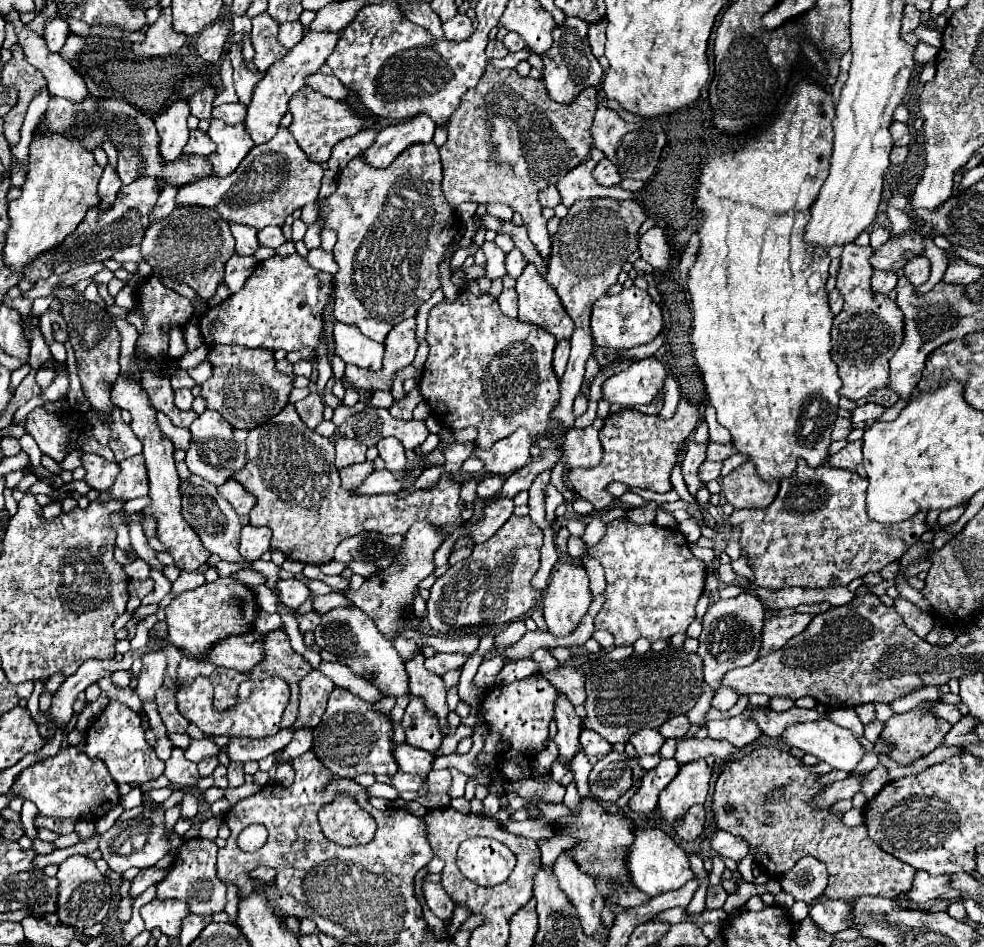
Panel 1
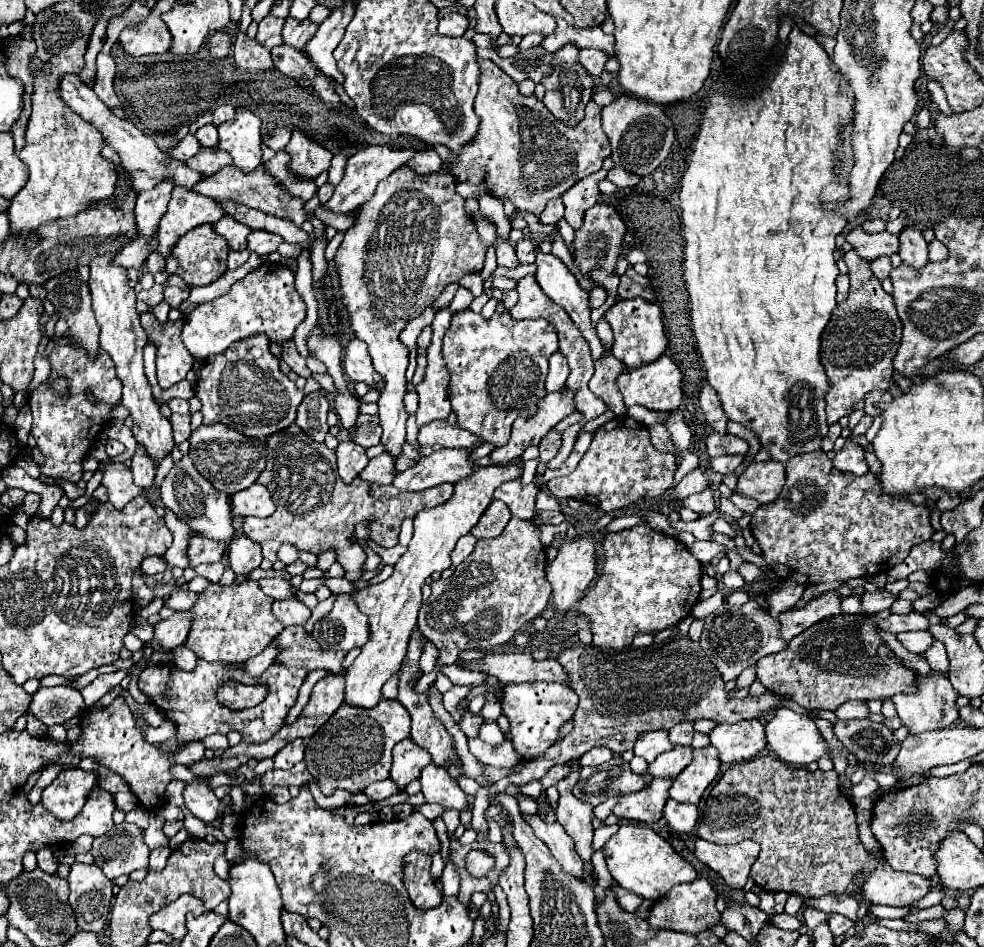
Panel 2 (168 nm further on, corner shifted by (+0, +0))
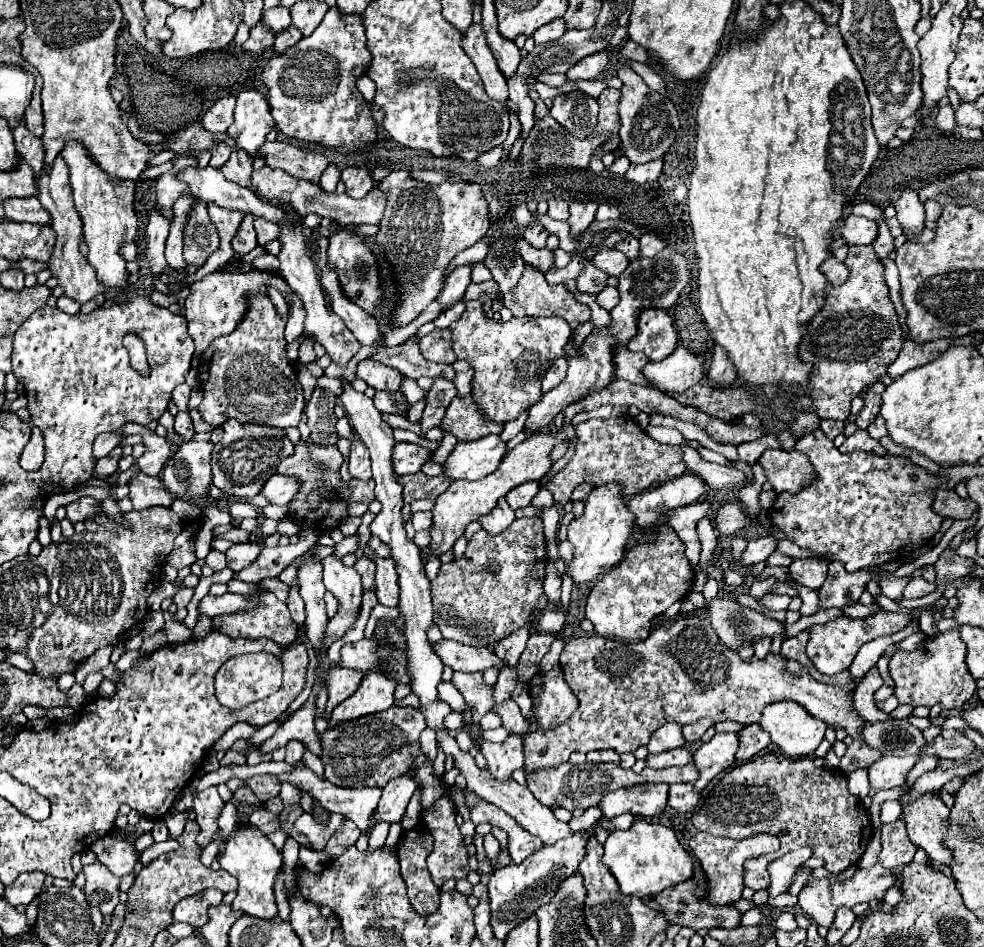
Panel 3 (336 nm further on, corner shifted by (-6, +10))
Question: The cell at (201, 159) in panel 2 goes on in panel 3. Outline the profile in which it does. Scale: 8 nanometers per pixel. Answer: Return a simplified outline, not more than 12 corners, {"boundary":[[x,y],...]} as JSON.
{"boundary":[[245,150],[233,152],[223,176],[253,190],[253,160]]}

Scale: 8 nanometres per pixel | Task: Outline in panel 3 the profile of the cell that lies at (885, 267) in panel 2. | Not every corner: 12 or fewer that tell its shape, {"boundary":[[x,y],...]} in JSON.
{"boundary":[[885,218],[875,220],[879,226],[873,248],[879,258],[889,256],[893,236]]}

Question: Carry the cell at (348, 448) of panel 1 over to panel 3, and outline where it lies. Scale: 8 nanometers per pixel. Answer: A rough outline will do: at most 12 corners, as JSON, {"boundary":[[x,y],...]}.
{"boundary":[[351,442],[349,472],[353,478],[371,480],[367,446]]}

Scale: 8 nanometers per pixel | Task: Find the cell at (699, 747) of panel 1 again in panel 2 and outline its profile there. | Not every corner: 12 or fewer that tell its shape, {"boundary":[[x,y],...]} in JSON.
{"boundary":[[675,746],[655,762],[653,776],[675,778],[691,762],[693,746]]}

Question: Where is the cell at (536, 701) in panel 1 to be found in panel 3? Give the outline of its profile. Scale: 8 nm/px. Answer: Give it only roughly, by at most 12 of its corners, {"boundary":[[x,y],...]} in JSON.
{"boundary":[[557,666],[535,688],[533,720],[555,728],[577,708]]}

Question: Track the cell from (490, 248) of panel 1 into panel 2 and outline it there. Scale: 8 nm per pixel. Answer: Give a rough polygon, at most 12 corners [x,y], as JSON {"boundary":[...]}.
{"boundary":[[509,242],[495,246],[497,264],[515,268],[515,248]]}

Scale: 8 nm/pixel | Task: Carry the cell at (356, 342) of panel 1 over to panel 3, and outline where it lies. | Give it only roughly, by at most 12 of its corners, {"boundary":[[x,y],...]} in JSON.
{"boundary":[[367,358],[357,378],[375,390],[399,390],[403,374]]}

